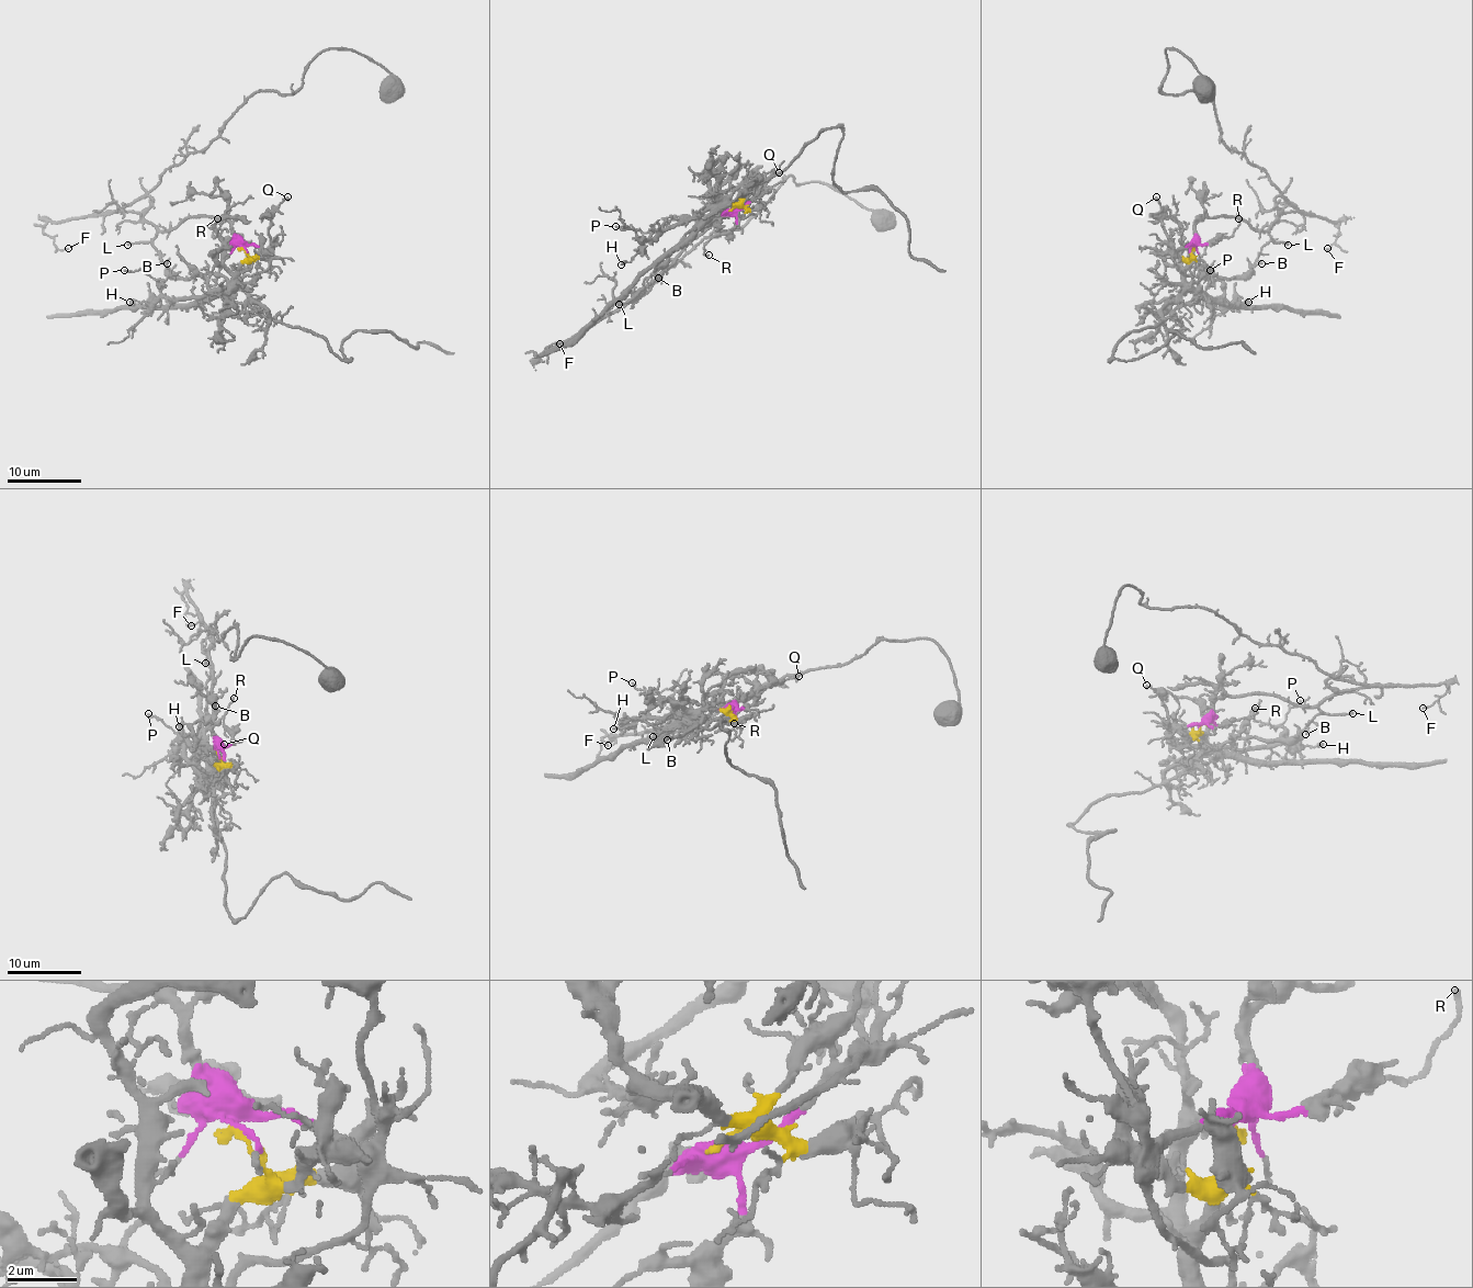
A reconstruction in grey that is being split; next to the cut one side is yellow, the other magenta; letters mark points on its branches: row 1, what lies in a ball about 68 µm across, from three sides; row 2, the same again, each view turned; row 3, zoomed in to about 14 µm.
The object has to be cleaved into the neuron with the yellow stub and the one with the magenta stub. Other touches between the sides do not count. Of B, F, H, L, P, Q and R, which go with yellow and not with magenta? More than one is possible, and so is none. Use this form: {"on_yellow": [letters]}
{"on_yellow": ["B", "H", "P"]}

